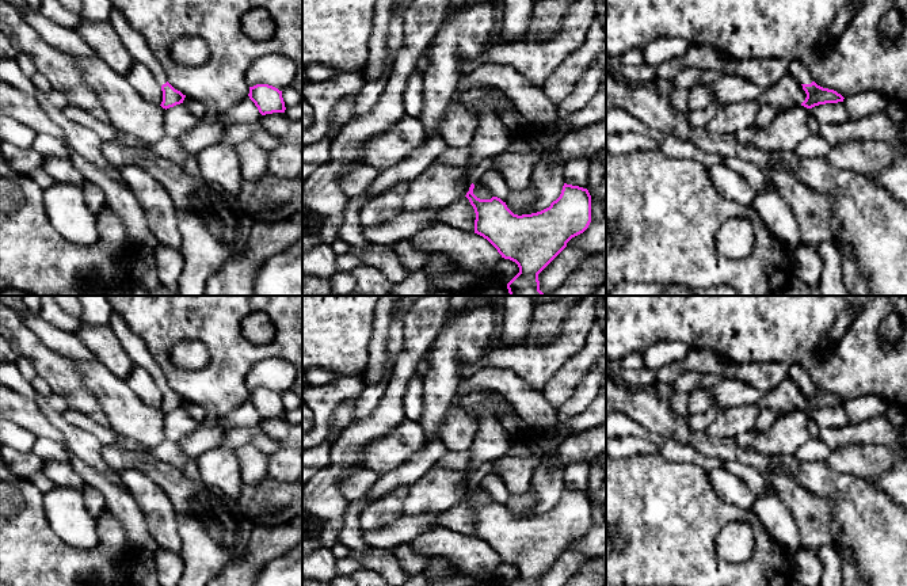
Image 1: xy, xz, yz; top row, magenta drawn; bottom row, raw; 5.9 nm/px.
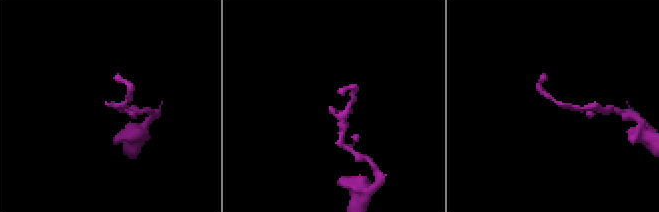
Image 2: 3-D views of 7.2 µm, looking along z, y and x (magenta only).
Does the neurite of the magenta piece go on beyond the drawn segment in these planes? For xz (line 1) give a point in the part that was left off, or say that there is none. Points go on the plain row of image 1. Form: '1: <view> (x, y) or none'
1: none

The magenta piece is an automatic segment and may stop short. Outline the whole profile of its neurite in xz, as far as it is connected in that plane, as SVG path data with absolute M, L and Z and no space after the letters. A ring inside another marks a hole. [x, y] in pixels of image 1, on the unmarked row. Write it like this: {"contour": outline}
{"contour": "M472 487L465 501L476 517L475 537L487 543L502 562L518 568L519 577L510 586L540 586L538 578L591 526L591 499L587 492L579 490L564 487L560 501L549 511L522 520L514 518L498 501L477 502L473 492Z"}

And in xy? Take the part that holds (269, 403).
{"contour": "M256 388L249 391L249 403L255 407L262 419L273 416L285 416L282 395L268 388Z"}

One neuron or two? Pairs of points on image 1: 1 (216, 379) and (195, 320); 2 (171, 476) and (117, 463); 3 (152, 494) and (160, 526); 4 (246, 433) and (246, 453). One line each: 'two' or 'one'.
1: one
2: one
3: one
4: two

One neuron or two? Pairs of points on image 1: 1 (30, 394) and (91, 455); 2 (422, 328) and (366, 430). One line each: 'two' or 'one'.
1: one
2: one

